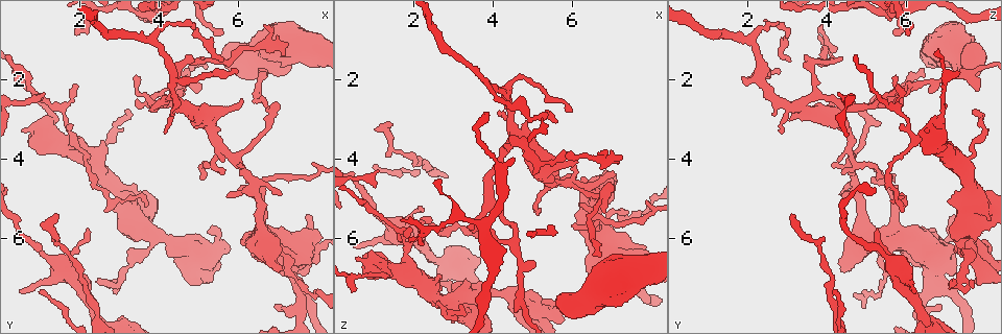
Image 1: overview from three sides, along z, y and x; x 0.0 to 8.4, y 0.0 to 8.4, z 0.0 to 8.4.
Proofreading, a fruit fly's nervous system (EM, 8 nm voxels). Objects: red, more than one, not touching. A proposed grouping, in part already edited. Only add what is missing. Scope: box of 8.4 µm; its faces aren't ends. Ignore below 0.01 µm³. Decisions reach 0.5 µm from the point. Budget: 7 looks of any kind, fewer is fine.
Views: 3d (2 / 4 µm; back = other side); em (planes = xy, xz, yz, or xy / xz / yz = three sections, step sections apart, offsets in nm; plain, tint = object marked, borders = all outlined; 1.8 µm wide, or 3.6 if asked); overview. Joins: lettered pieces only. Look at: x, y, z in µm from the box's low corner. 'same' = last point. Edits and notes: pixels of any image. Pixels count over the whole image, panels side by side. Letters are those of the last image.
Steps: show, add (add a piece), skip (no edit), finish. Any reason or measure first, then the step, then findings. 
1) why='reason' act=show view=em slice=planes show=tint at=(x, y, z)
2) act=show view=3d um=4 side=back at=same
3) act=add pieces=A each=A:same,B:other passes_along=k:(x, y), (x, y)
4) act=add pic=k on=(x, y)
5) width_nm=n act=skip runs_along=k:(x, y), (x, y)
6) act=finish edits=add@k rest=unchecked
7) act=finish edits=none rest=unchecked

why='thin end' act=show view=em slice=xy step=4 show=tint at=(1.45, 5.45, 3.05)

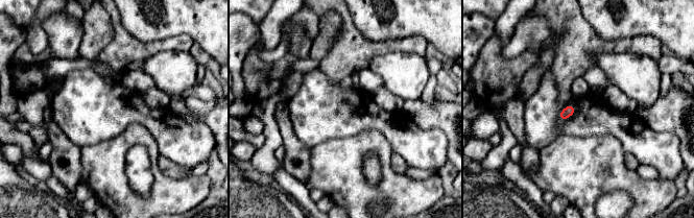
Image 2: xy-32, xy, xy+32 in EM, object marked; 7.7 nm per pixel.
act=show view=em slice=planes show=borders at=same

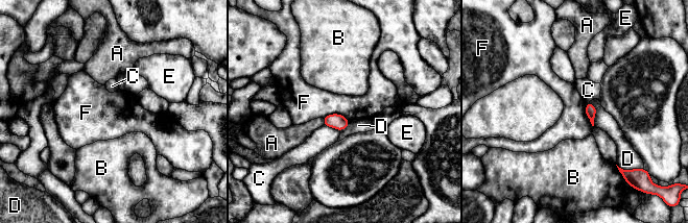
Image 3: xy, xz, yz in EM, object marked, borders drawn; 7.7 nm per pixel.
act=skip each=A:other,B:other,C:other,D:other,E:other,F:other border=3:(323, 117), (340, 114), (349, 120) found='none of them fits'

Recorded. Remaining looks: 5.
why='branch stops here' act=show view=3d um=4 at=(5.05, 2.20, 6.50)

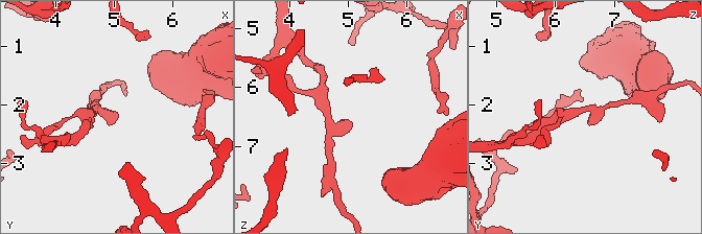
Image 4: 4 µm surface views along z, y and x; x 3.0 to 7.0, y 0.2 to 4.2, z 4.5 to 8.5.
why='need the tissue' act=show view=em slice=planes show=tint at=(5.05, 2.20, 6.60)

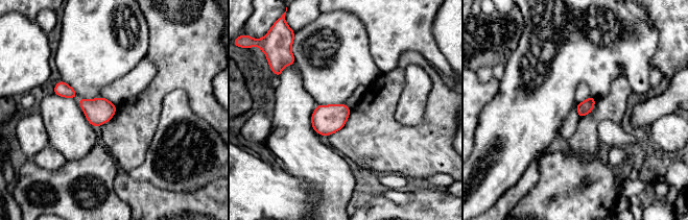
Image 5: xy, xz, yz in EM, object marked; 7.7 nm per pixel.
act=show view=em slice=planes show=borders at=same

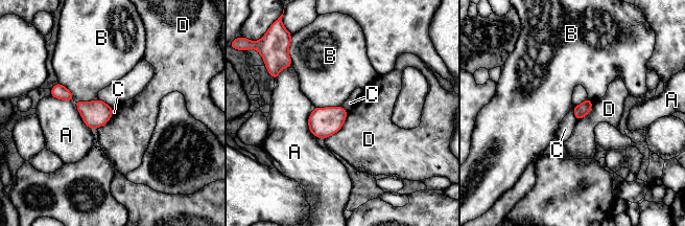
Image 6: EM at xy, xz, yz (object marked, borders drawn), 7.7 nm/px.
width_nm=100 act=skip each=A:other,B:other,C:other,D:other border=6:(572, 108), (576, 119) found='none of them fits'

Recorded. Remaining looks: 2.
why='a fork' act=show view=3d um=4 at=(6.70, 3.00, 5.00)

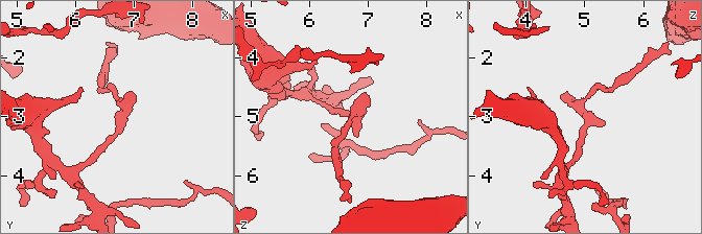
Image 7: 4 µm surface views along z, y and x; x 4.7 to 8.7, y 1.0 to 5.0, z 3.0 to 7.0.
why='now the EM' act=show view=em slice=planes show=borders at=(6.75, 3.00, 5.05)

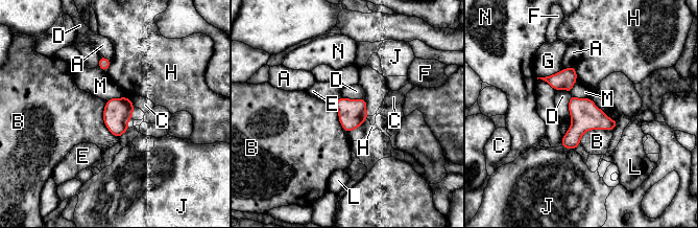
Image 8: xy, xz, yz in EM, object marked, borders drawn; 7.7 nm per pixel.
width_nm=200 act=skip each=A:other,B:other,C:other,D:other,E:other,F:other,G:other,H:other,J:other,L:other,M:other,N:other border=8:(557, 89), (570, 94), (572, 122) found='none of them fits'

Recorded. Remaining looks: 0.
act=finish edits=none rest=unchecked

